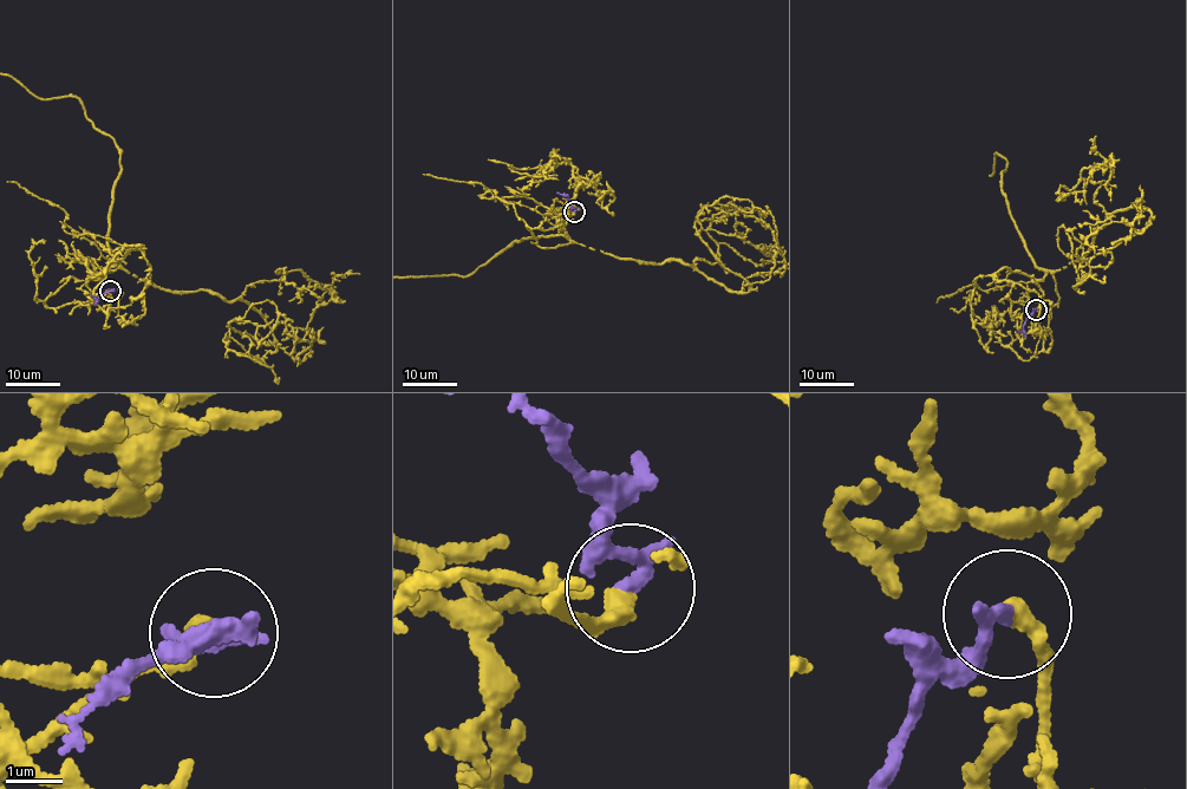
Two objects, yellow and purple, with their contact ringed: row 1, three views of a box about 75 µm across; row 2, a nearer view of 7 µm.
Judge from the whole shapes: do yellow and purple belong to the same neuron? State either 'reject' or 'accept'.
accept

